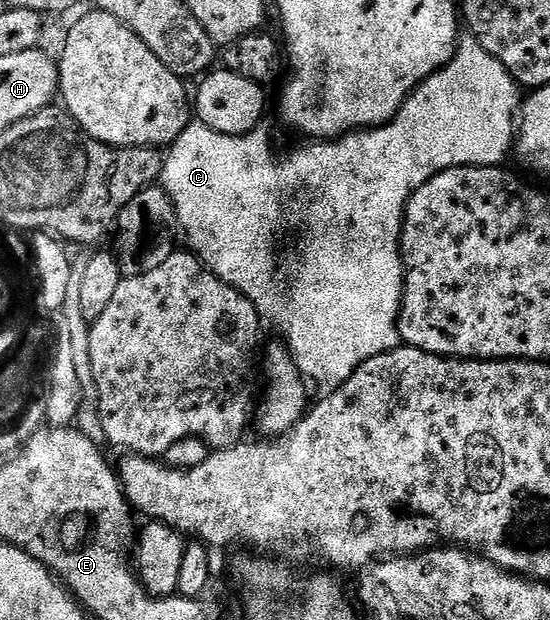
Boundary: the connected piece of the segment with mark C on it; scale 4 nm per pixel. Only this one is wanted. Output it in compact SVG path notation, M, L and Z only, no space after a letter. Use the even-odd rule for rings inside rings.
M471 36L461 37L460 42L456 45L456 55L450 60L450 64L446 64L438 72L434 72L427 80L420 83L416 87L416 91L410 95L408 99L402 104L402 108L397 112L395 116L392 117L391 122L387 122L384 126L374 126L367 130L357 130L355 132L349 132L339 138L334 138L331 140L308 140L305 141L305 146L300 146L297 150L292 150L289 154L275 154L272 151L272 138L268 135L266 127L259 126L252 130L248 134L218 134L215 130L212 130L208 126L203 124L189 124L189 126L176 137L175 142L172 143L170 149L167 151L166 157L164 159L164 173L162 175L162 188L171 196L172 202L175 204L176 210L176 221L179 231L182 235L182 240L187 244L185 246L191 253L199 256L206 263L209 270L213 274L217 274L222 281L229 282L239 294L245 294L249 300L254 304L254 308L261 316L261 319L265 323L268 322L281 334L283 341L286 343L292 358L296 362L296 369L304 375L305 379L317 382L321 386L321 391L331 392L337 390L340 385L346 380L350 380L350 376L354 376L354 372L363 362L370 360L374 356L378 356L382 352L387 350L393 350L394 347L401 345L400 340L400 307L404 305L404 260L402 257L402 235L404 232L404 207L407 206L410 196L418 188L422 188L422 184L426 184L431 180L435 174L440 174L444 170L450 169L452 166L499 166L501 164L507 163L507 158L509 154L513 153L514 143L516 141L516 136L518 133L518 115L520 112L520 107L522 105L522 90L518 85L515 78L512 77L512 73L509 70L505 70L504 66L501 64L497 58L490 56L490 52L486 52L486 48L482 48L482 44L478 44L478 40ZM288 274L296 274L288 282Z

